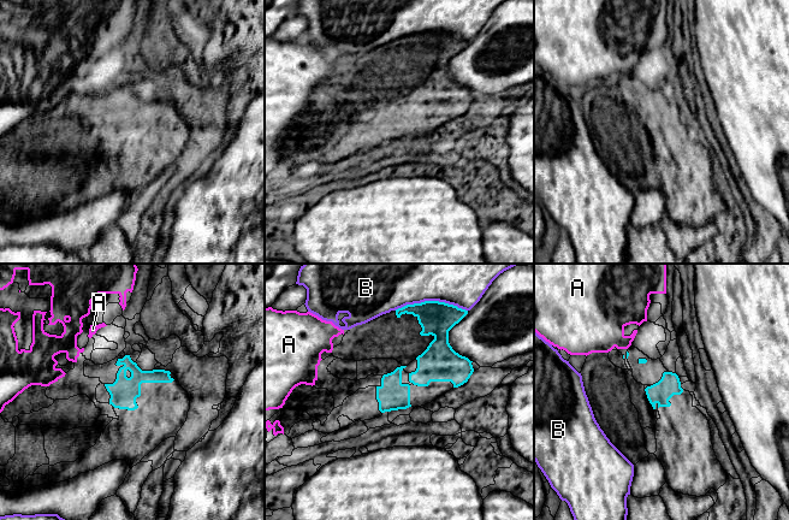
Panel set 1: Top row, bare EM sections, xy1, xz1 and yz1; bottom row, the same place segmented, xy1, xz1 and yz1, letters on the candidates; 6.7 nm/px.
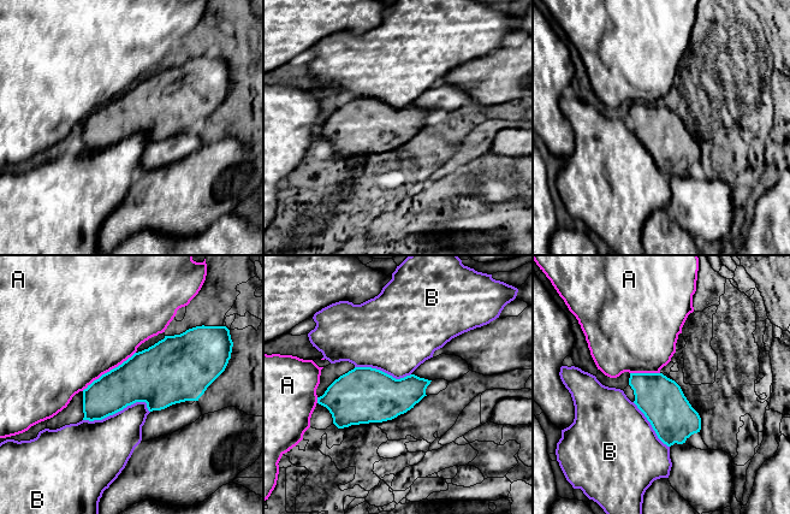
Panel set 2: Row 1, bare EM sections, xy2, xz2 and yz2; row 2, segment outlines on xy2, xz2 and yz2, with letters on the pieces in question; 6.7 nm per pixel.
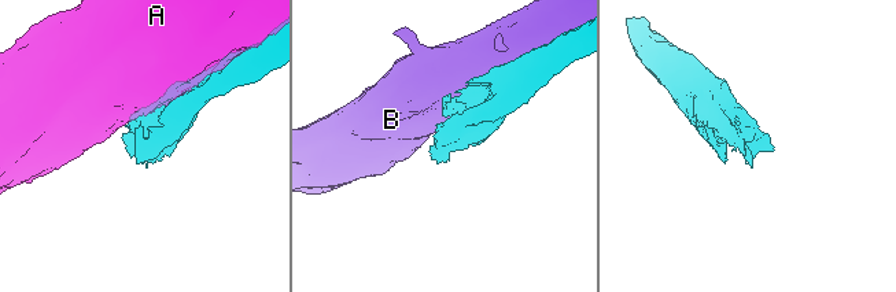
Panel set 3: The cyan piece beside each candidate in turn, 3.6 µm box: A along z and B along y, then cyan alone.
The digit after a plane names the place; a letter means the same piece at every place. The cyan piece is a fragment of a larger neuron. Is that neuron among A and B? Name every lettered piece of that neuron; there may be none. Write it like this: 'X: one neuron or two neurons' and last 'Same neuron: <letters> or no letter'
A: two neurons
B: two neurons
Same neuron: no letter

